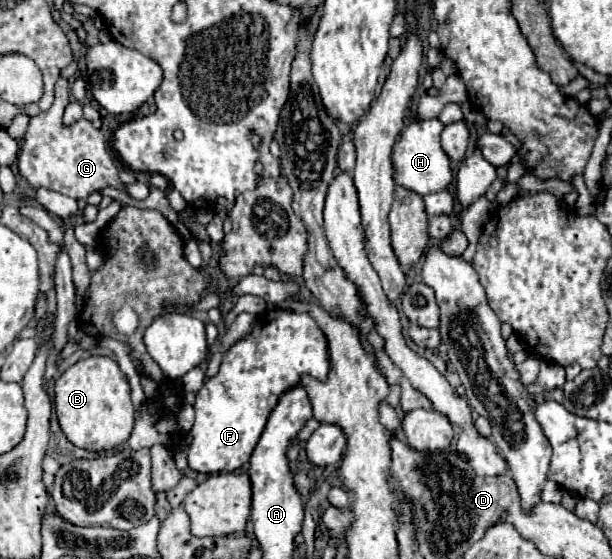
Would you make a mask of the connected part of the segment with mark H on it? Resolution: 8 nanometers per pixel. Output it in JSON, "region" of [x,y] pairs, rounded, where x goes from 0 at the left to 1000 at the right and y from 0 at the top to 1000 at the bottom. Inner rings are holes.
{"region":[[[683,213],[663,224],[644,256],[641,267],[641,295],[644,295],[644,324],[647,331],[657,331],[683,349],[703,349],[712,342],[722,342],[739,324],[739,288],[725,274],[719,259],[719,238],[722,220],[716,213]]]}

